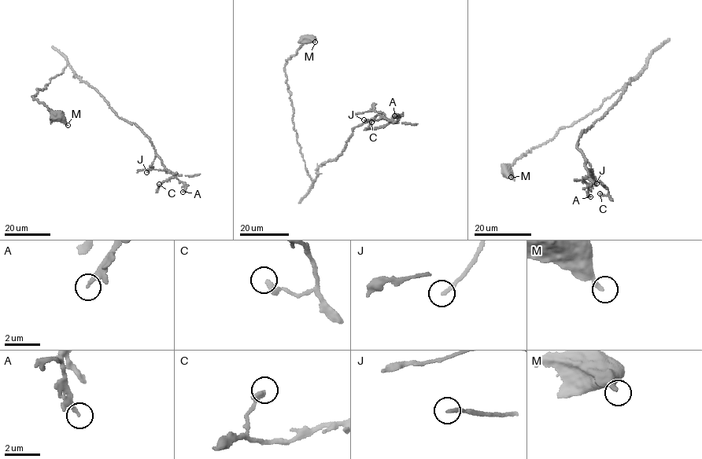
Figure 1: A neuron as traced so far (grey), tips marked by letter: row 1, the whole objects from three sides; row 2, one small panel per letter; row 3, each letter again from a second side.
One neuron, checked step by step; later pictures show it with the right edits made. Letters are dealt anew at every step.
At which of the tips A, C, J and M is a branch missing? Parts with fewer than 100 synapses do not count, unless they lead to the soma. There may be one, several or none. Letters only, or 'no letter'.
J

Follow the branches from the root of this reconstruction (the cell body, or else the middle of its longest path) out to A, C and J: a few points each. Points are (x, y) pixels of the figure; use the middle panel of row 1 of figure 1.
A: (307, 40), (284, 67), (313, 181), (353, 128), (394, 115)
C: (307, 40), (284, 67), (312, 181), (353, 128), (380, 113), (389, 122), (371, 122)
J: (307, 40), (284, 67), (313, 181), (319, 166), (341, 154), (353, 128), (381, 113), (363, 119)

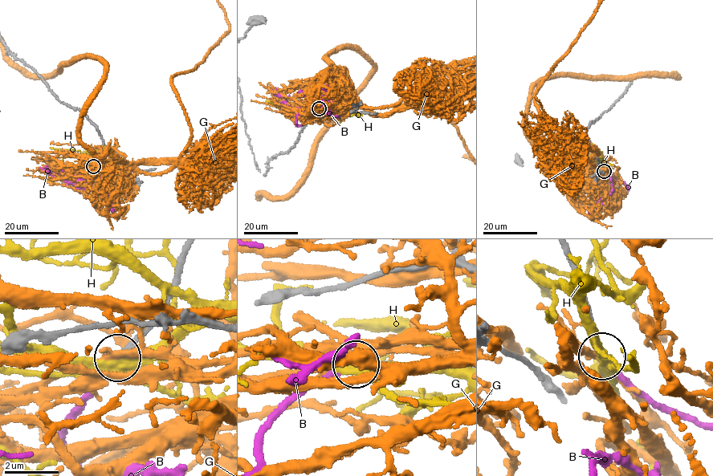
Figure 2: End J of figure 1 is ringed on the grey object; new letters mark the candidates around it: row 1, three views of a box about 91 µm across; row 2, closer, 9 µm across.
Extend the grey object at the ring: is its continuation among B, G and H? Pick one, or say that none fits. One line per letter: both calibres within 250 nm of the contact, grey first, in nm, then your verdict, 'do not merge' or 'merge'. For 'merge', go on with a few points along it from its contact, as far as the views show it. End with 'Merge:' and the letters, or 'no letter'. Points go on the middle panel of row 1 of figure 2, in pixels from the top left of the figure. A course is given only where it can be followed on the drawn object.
B: 200 nm thick on the grey side, 200 nm on the other; merge; it runs (319, 108), (305, 122), (295, 124), (299, 114), (319, 106), (322, 100), (330, 115), (337, 115), (334, 116)
G: 200 nm thick on the grey side, 240 nm on the other; do not merge
H: 200 nm thick on the grey side, 320 nm on the other; do not merge
Merge: B

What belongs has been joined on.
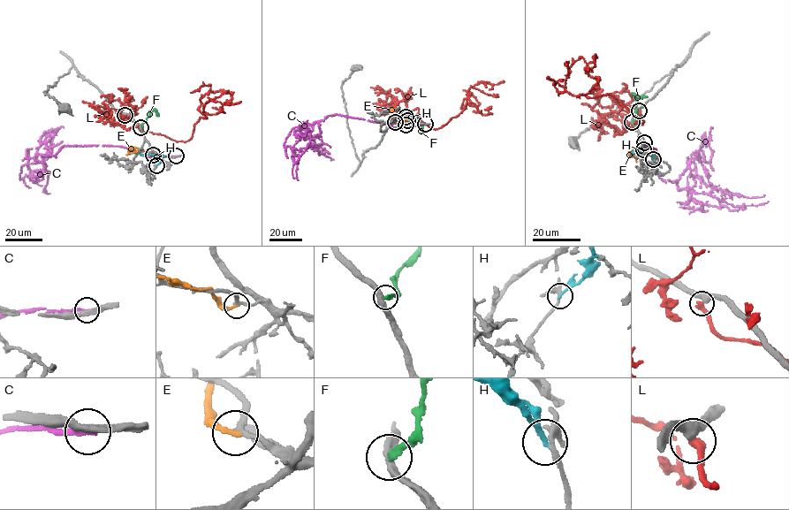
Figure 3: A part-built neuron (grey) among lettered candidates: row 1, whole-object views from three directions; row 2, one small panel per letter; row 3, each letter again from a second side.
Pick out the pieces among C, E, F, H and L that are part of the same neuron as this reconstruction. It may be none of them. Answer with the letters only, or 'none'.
none

